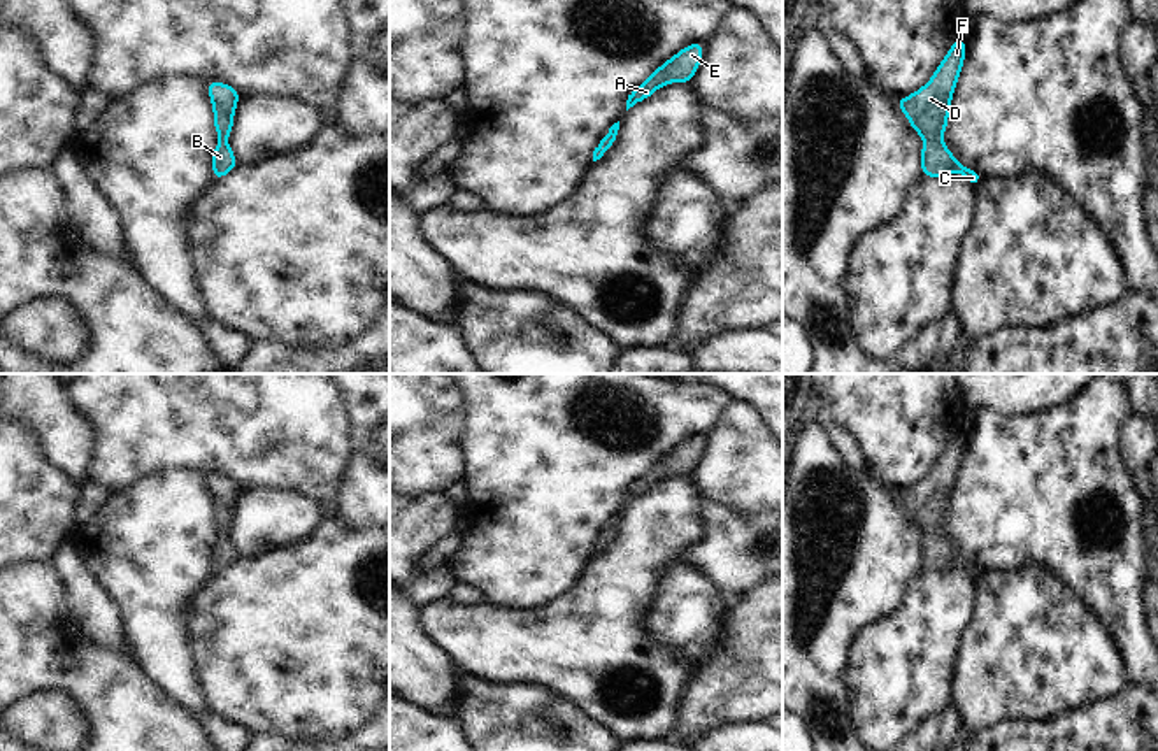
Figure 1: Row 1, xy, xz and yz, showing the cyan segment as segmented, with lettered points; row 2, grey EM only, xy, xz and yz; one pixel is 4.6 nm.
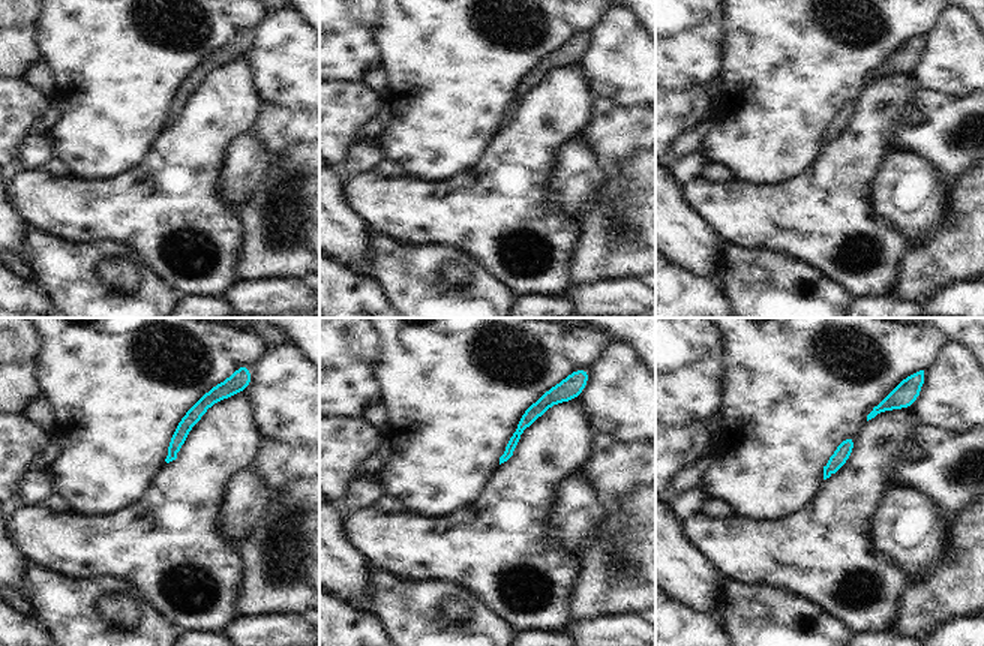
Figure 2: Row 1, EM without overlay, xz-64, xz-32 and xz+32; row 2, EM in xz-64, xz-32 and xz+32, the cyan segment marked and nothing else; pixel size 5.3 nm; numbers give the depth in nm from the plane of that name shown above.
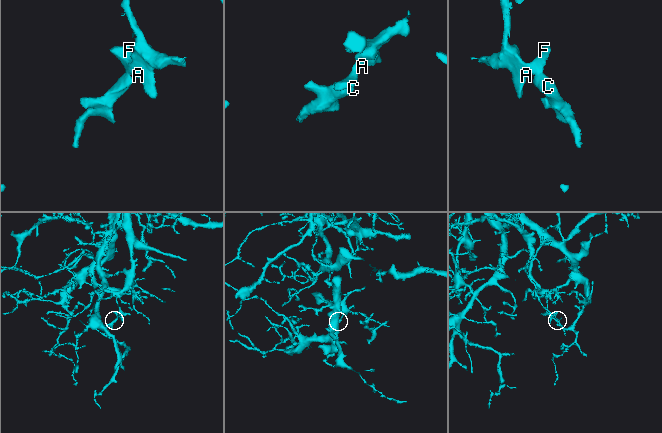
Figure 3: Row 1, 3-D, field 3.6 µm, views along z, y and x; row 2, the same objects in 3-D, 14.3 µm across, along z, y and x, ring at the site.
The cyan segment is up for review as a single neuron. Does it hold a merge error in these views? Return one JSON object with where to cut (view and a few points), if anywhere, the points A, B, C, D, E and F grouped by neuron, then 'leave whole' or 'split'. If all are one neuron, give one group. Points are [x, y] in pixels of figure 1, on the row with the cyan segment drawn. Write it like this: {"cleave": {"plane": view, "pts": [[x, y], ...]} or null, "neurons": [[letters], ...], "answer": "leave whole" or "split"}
{"cleave": null, "neurons": [["A", "B", "C", "D", "E", "F"]], "answer": "leave whole"}

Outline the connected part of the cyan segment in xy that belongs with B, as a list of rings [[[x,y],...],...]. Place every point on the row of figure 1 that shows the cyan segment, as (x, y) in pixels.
[[[209,81],[205,86],[212,102],[214,128],[219,137],[212,153],[212,177],[214,181],[219,181],[239,165],[226,140],[233,128],[233,114],[240,100],[240,93],[233,86],[218,81]]]

